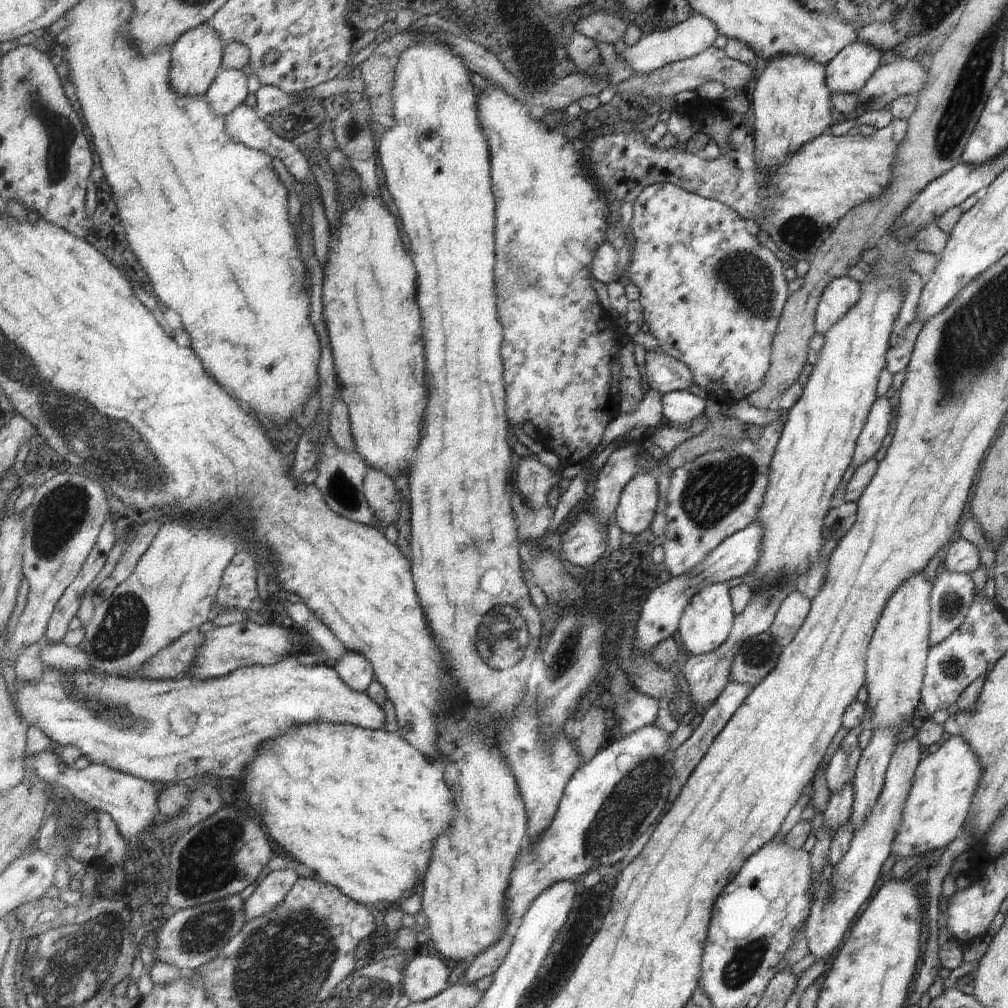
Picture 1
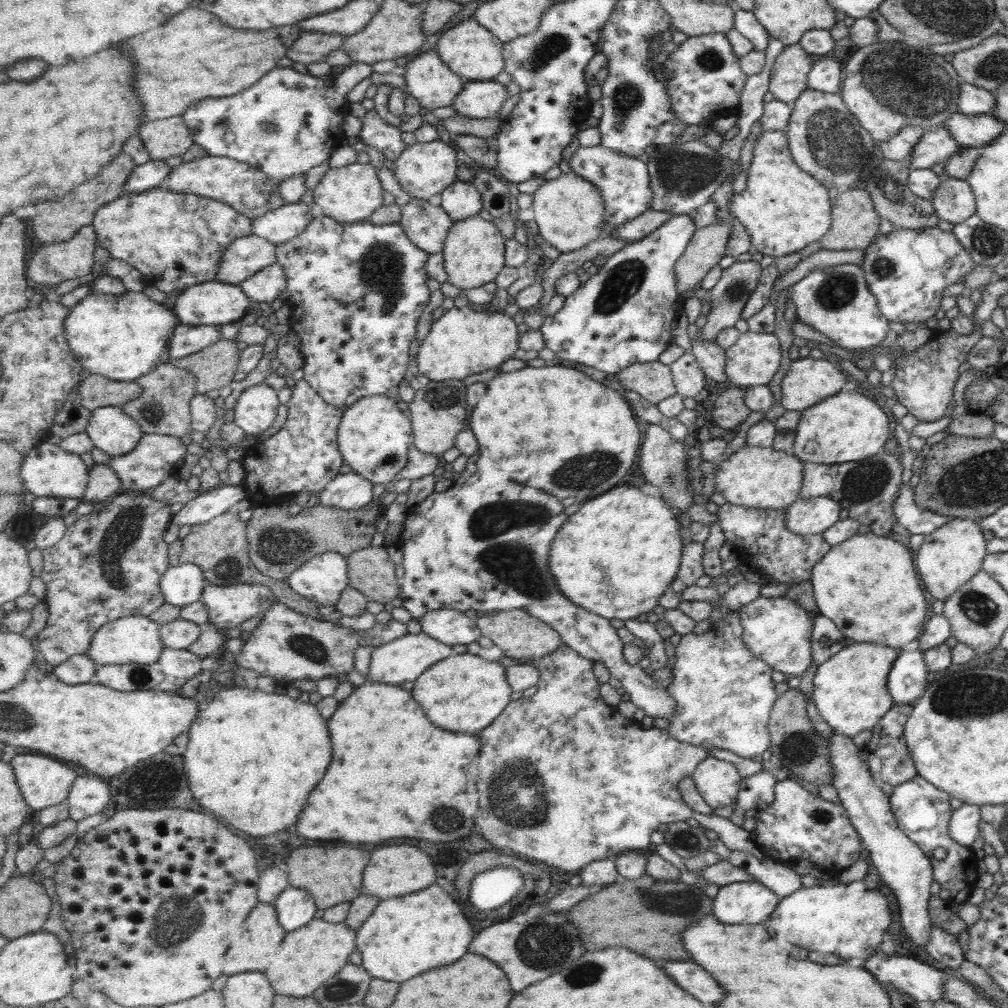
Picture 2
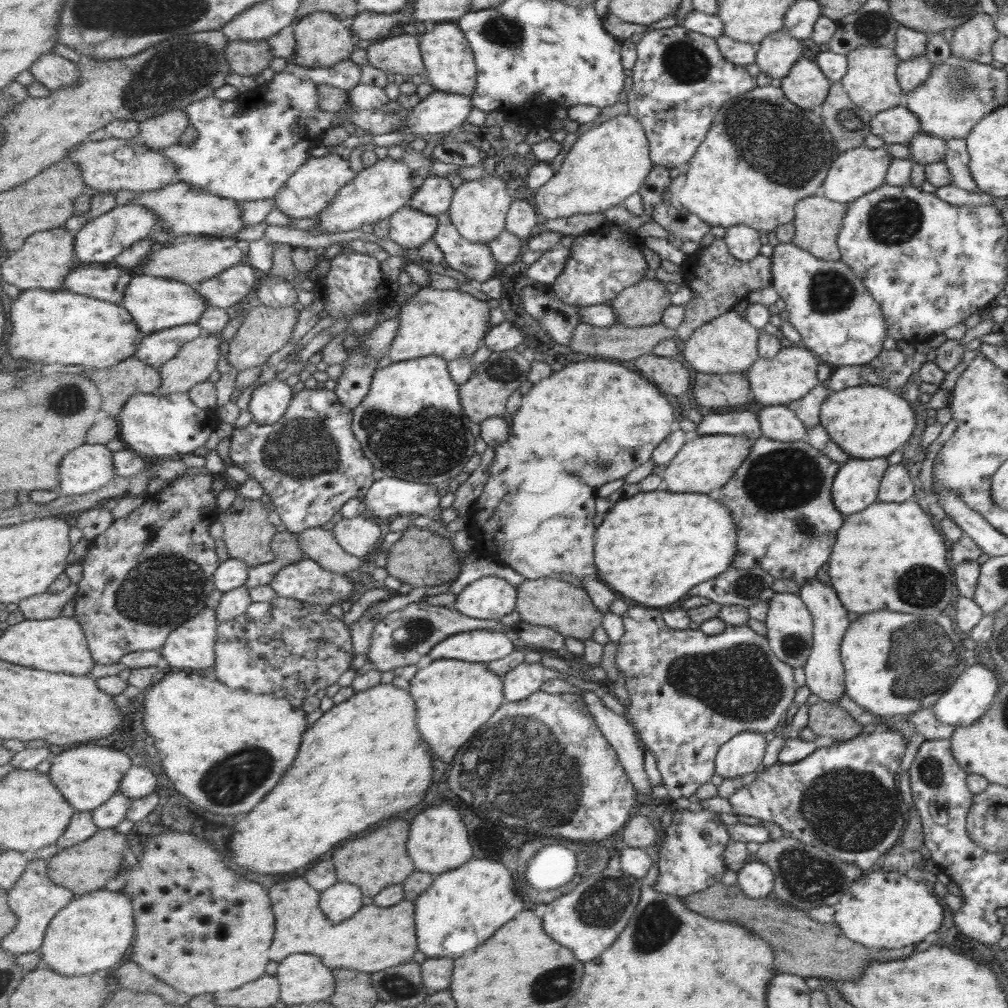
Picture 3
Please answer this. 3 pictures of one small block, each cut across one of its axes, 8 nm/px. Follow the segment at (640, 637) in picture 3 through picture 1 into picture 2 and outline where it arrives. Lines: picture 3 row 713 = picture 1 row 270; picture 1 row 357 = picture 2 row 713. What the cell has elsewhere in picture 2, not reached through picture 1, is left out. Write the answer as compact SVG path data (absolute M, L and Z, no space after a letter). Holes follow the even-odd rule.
M729 611L722 619L712 622L703 634L682 636L676 647L674 680L667 688L677 701L669 732L684 743L728 750L750 759L770 747L767 724L778 695L772 680L774 669L748 649L738 616L738 611Z

